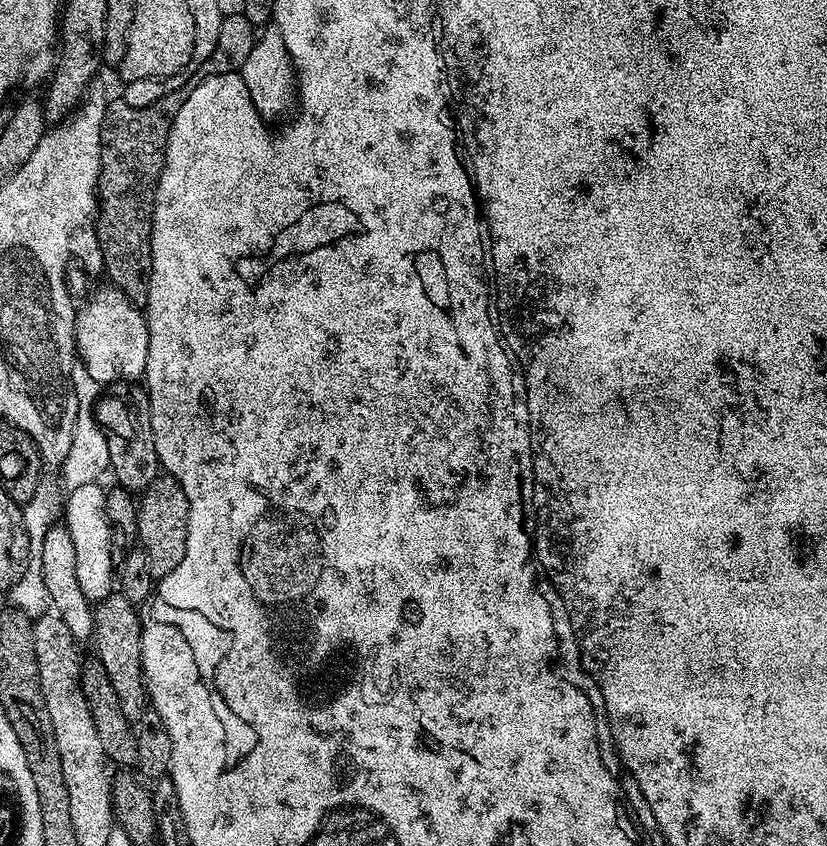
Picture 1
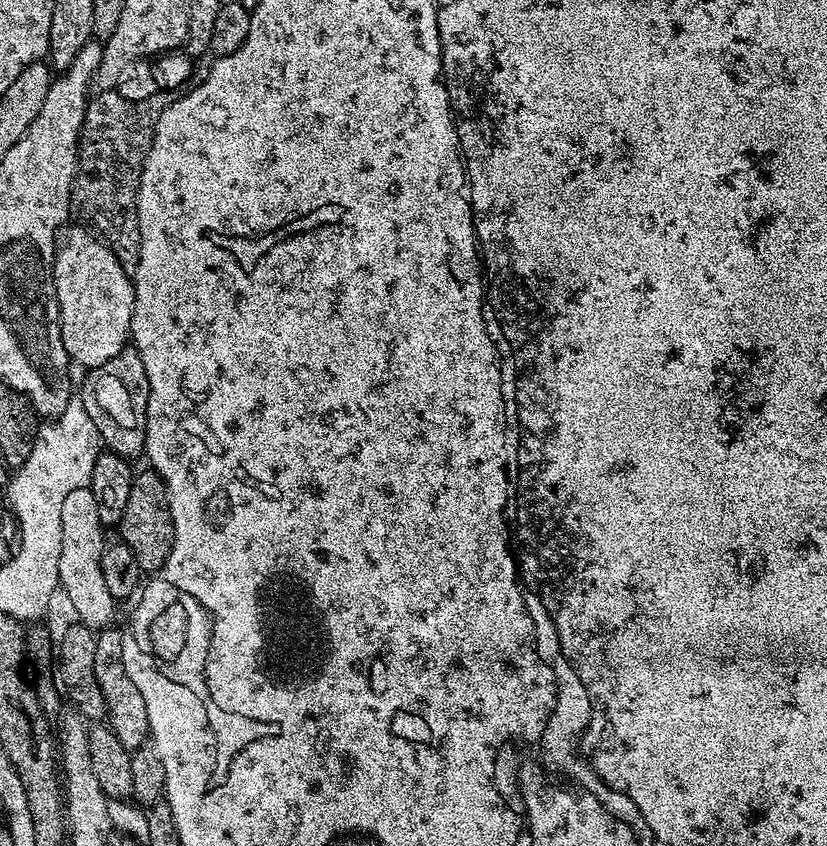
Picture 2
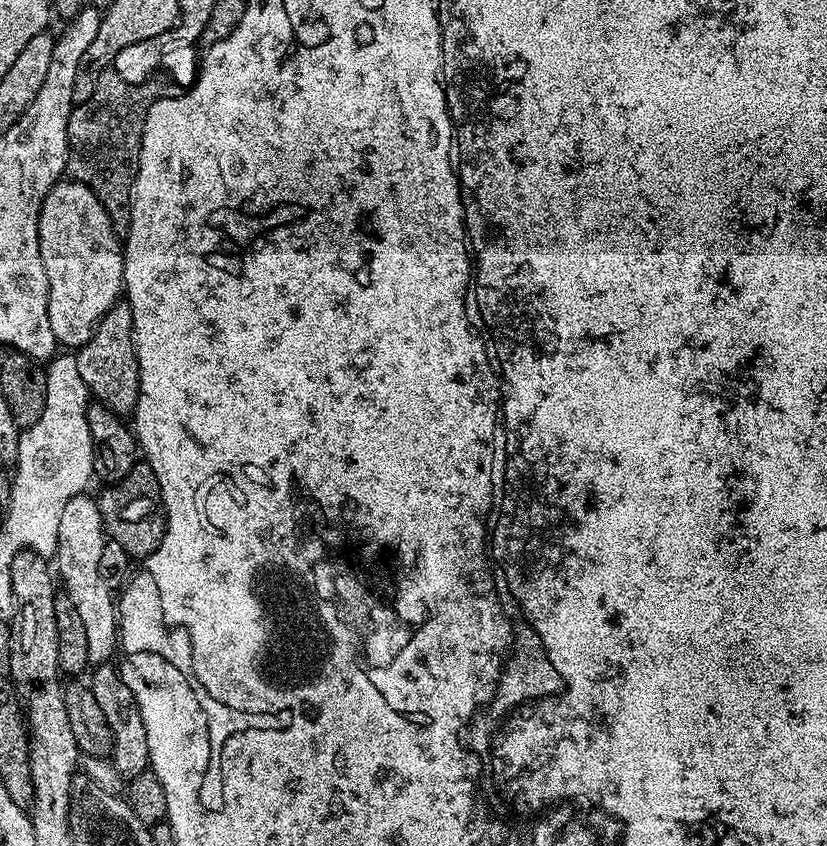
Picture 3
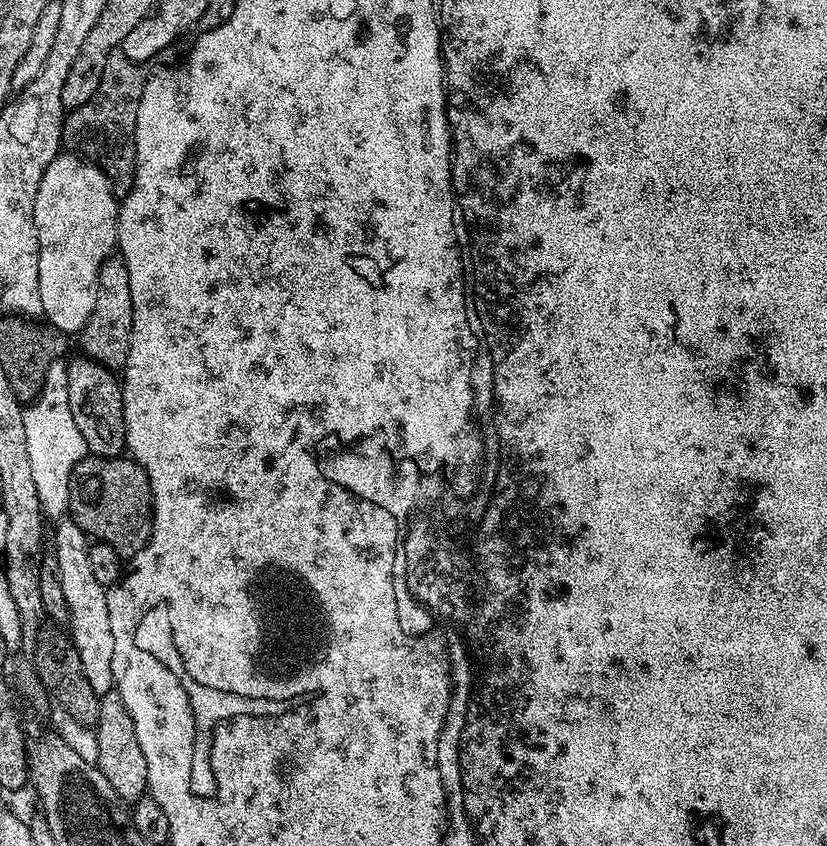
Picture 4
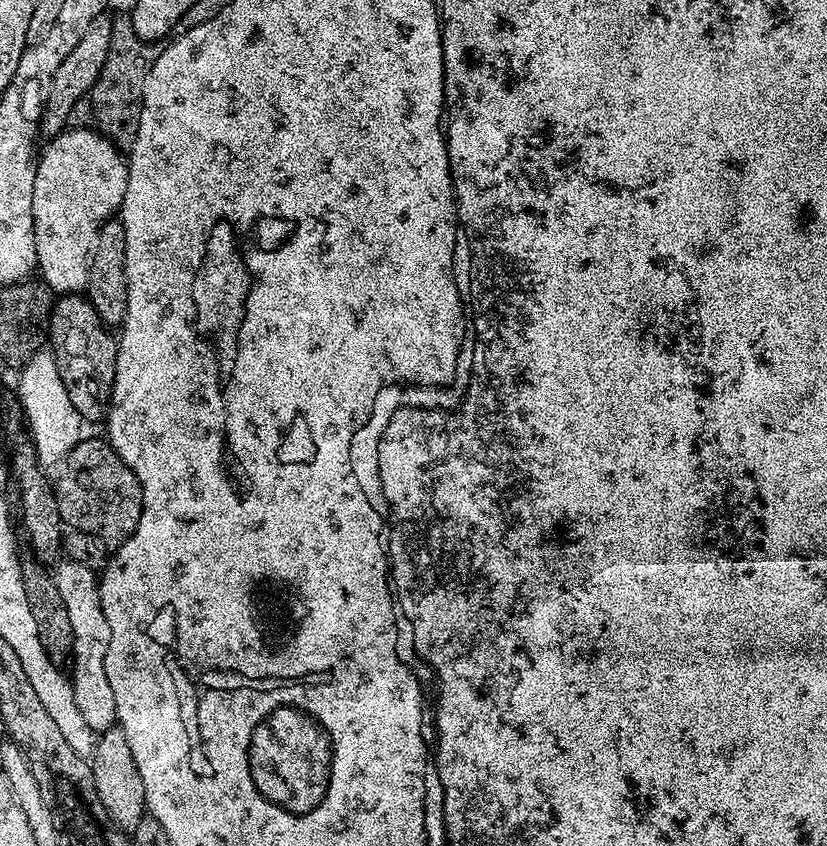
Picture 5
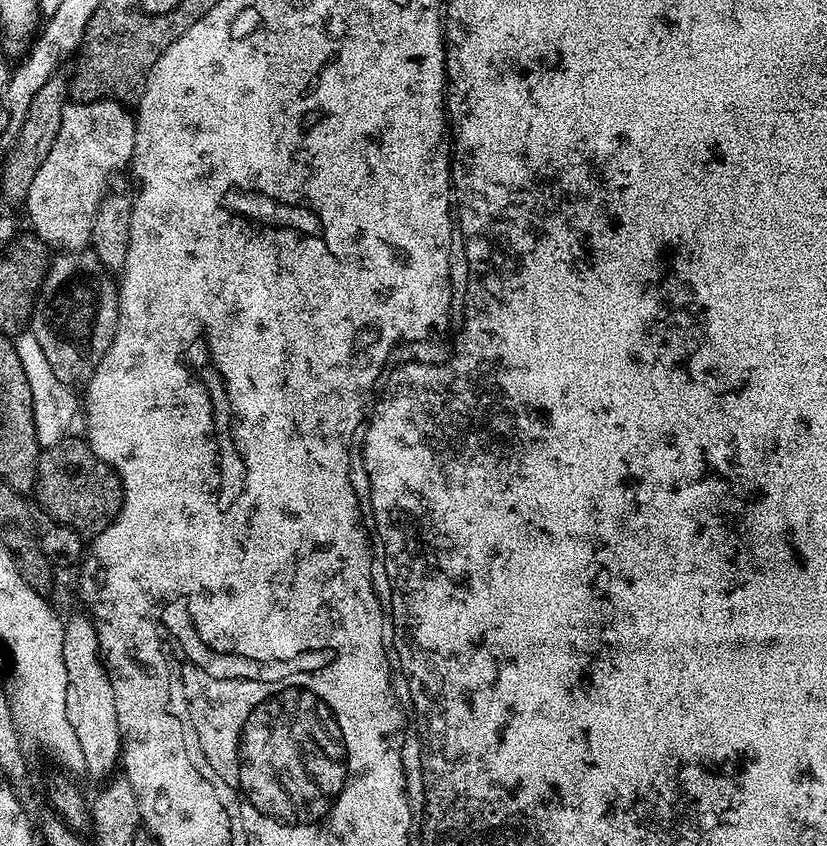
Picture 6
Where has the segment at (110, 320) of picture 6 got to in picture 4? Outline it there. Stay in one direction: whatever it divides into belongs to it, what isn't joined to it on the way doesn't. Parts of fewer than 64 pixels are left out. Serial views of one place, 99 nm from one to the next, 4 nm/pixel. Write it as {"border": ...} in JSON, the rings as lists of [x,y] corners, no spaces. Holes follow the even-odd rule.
{"border":[[[83,354],[77,356],[77,360],[67,361],[68,393],[70,414],[74,414],[74,422],[82,433],[82,442],[86,442],[88,452],[93,456],[120,456],[126,448],[121,381],[113,369],[102,366]]]}

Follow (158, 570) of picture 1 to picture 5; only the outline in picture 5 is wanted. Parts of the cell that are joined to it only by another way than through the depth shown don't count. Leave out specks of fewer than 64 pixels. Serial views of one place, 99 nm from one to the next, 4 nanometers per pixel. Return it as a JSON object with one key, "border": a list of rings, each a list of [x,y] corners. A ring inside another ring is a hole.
{"border":[[[82,438],[66,454],[64,463],[59,465],[57,476],[54,476],[54,487],[58,498],[58,514],[62,514],[69,529],[97,536],[103,544],[119,546],[134,534],[138,518],[142,514],[142,486],[118,458],[107,439],[88,440]]]}

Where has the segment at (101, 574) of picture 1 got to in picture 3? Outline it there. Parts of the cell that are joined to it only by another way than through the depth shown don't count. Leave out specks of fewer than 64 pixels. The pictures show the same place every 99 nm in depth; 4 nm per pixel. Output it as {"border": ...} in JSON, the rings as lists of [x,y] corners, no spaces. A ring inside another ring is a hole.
{"border":[[[88,494],[70,498],[63,509],[58,527],[57,548],[54,564],[60,567],[64,579],[63,591],[67,592],[74,610],[82,617],[82,627],[86,630],[89,665],[107,664],[118,652],[118,604],[113,589],[102,582],[98,575],[98,557],[106,539],[104,524],[100,521],[100,508],[95,499]]]}

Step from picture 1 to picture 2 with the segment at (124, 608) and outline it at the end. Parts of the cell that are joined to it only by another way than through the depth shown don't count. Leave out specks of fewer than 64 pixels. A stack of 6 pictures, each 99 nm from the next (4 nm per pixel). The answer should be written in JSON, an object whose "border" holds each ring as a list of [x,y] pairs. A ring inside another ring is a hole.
{"border":[[[116,626],[99,629],[94,646],[94,678],[98,678],[98,686],[102,686],[102,698],[106,698],[108,727],[118,742],[122,742],[122,746],[135,750],[145,747],[150,740],[146,698],[142,698],[142,693],[138,691],[138,686],[134,686],[130,674],[126,674],[126,662],[122,662],[122,642],[126,636],[121,629],[120,632]]]}

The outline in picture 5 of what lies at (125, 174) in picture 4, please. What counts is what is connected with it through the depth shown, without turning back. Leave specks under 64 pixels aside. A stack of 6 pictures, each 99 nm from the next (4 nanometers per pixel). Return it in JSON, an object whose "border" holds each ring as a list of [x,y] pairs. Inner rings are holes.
{"border":[[[113,19],[110,48],[102,66],[102,74],[98,74],[98,82],[90,86],[88,93],[78,98],[78,106],[70,110],[71,123],[78,128],[93,128],[117,146],[131,145],[140,121],[146,74],[150,74],[150,66],[156,60],[157,51],[155,43],[140,40],[138,34],[134,34],[131,19]]]}

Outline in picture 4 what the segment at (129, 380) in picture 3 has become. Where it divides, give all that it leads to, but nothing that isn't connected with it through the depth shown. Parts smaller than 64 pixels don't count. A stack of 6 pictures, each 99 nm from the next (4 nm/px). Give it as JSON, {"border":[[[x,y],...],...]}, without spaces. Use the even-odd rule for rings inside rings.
{"border":[[[113,254],[105,260],[98,270],[94,310],[90,310],[90,318],[84,331],[79,333],[78,340],[83,355],[96,363],[113,370],[123,369],[128,363],[130,354],[130,338],[132,337],[132,299],[130,298],[130,270],[126,270],[124,257]]]}

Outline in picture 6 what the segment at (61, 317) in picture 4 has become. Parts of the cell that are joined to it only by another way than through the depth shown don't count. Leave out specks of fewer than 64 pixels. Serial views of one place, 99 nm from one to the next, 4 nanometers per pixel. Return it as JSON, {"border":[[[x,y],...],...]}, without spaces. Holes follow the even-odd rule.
{"border":[[[119,100],[65,104],[58,138],[54,138],[50,154],[46,154],[42,166],[38,166],[26,201],[31,231],[49,249],[84,250],[89,247],[94,214],[110,188],[108,179],[132,163],[135,133],[136,117]]]}

